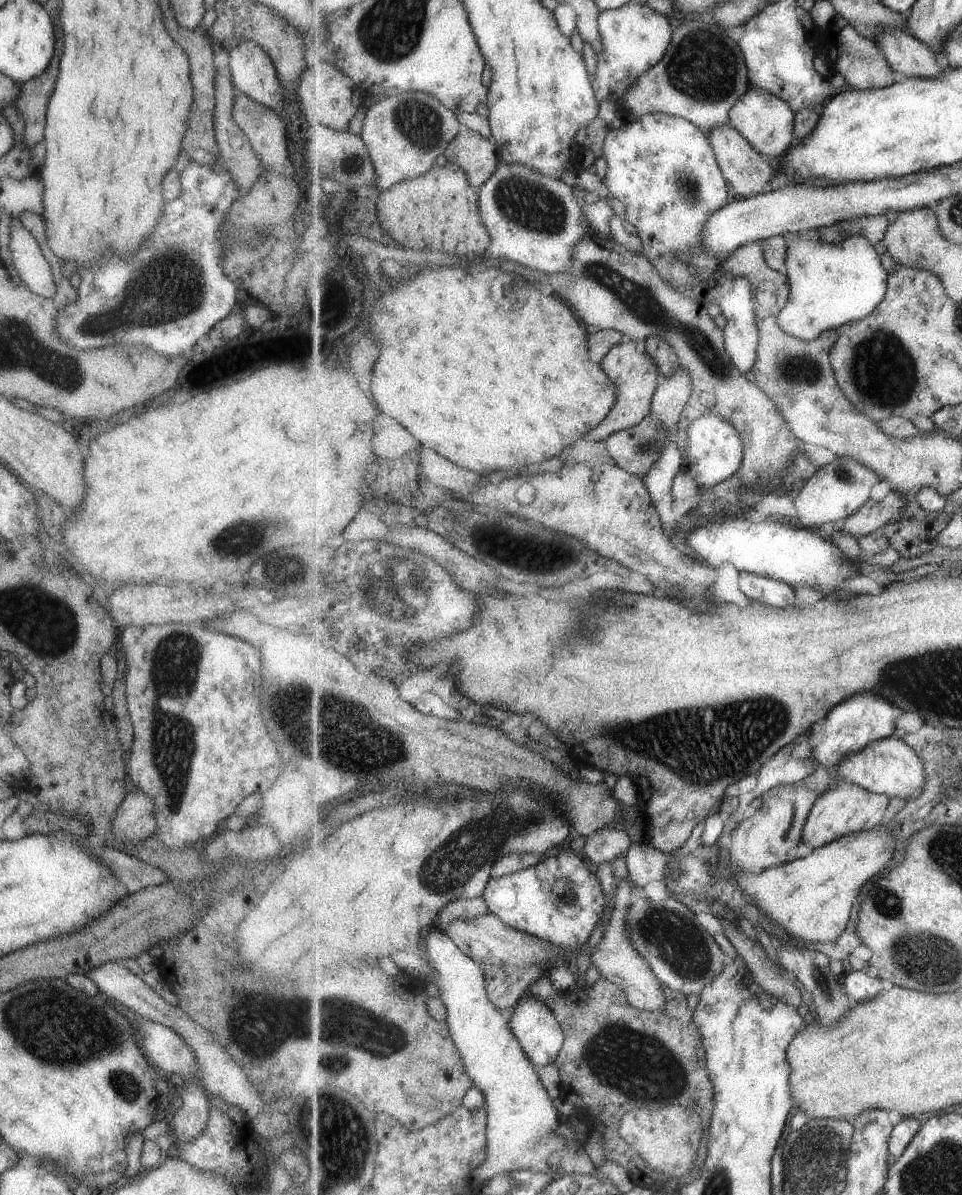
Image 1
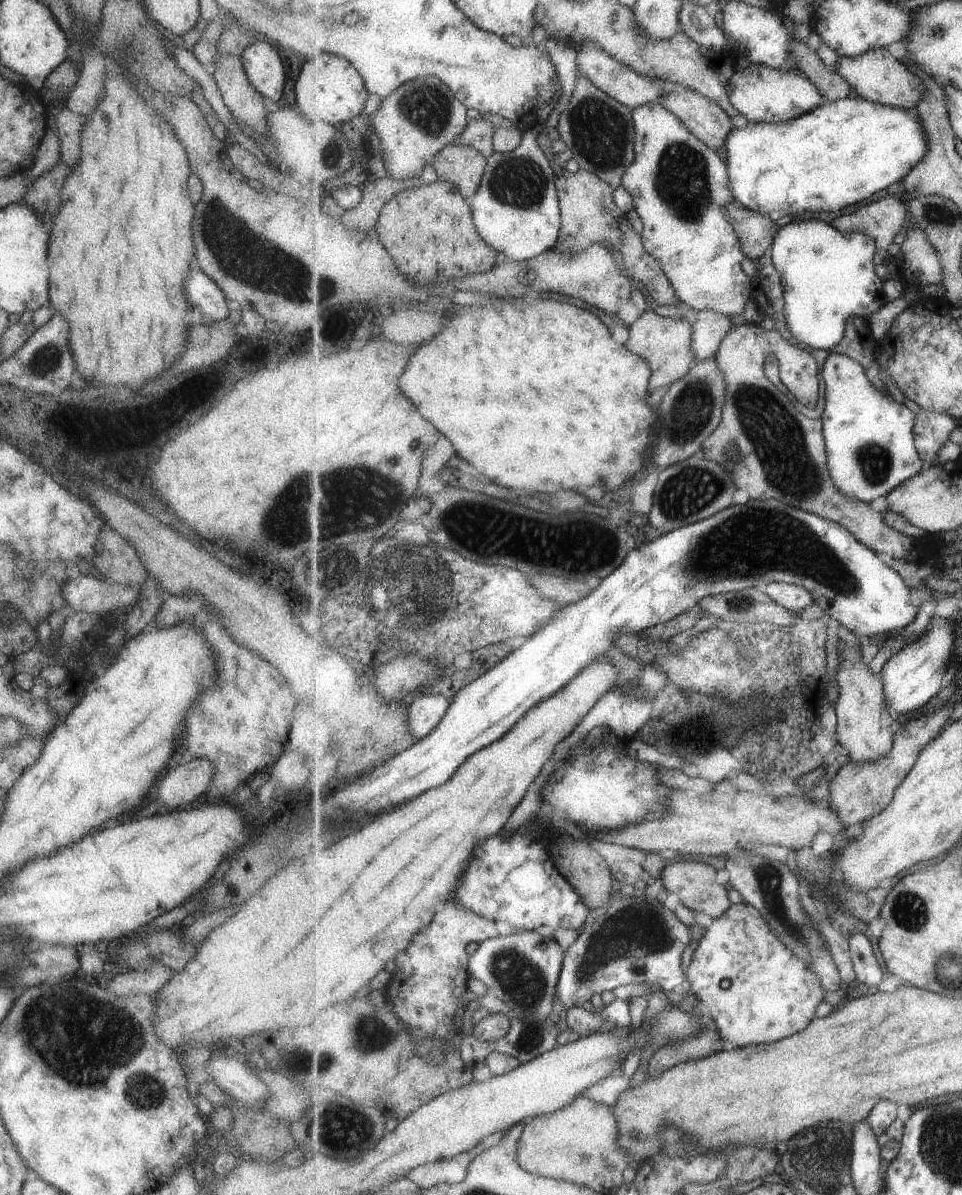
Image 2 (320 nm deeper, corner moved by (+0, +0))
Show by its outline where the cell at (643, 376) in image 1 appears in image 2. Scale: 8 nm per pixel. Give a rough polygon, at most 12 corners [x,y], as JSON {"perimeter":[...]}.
{"perimeter":[[644,312],[627,348],[650,362],[650,392],[695,364],[693,325]]}

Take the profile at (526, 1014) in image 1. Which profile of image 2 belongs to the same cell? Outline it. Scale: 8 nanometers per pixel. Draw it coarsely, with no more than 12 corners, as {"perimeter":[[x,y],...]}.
{"perimeter":[[537,930],[489,938],[468,974],[505,1003],[496,1042],[458,1034],[465,1065],[521,1063],[557,1045],[566,953]]}

